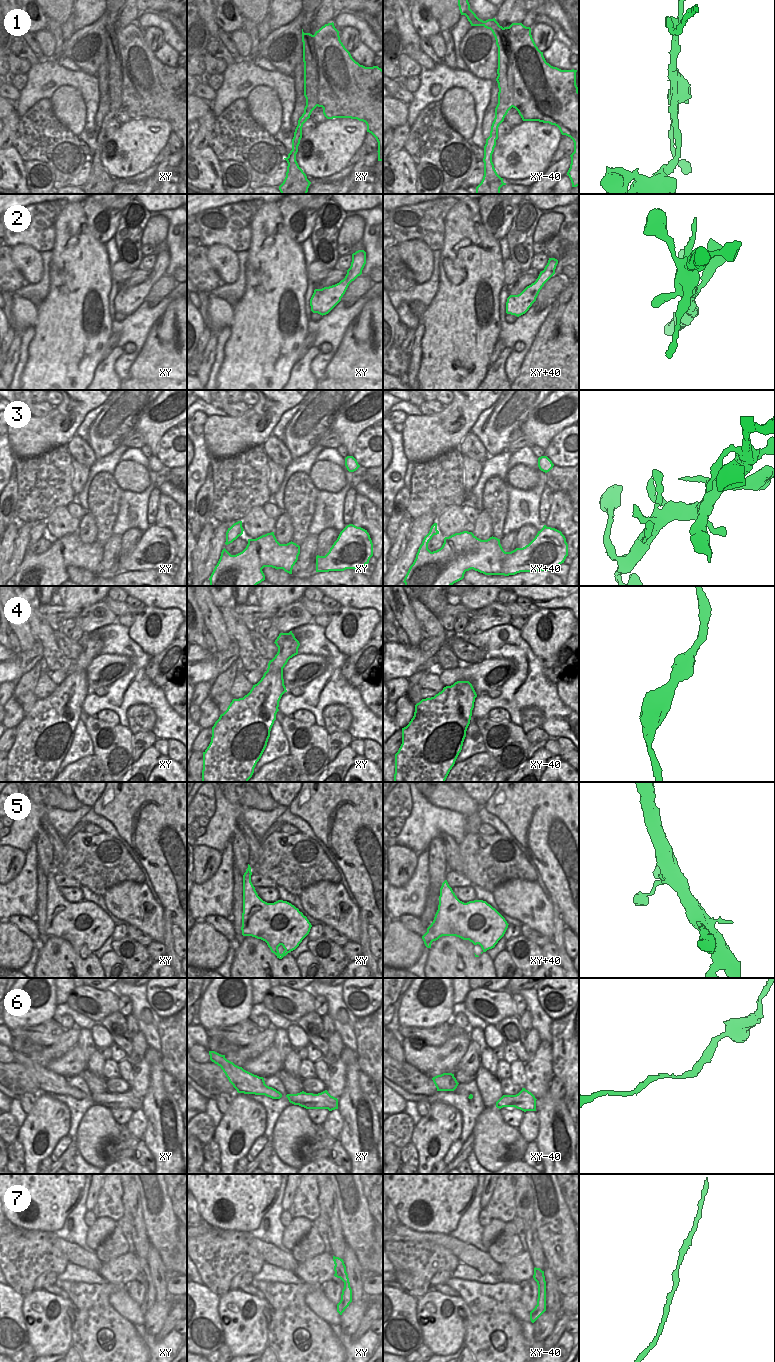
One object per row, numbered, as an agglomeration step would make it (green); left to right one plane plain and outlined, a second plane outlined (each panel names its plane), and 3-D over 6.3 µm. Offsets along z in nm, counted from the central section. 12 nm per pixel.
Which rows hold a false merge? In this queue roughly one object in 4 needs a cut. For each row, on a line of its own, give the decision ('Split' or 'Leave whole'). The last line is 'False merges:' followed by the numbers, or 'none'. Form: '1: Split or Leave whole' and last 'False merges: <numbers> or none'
1: Split
2: Leave whole
3: Leave whole
4: Leave whole
5: Leave whole
6: Leave whole
7: Leave whole
False merges: 1

